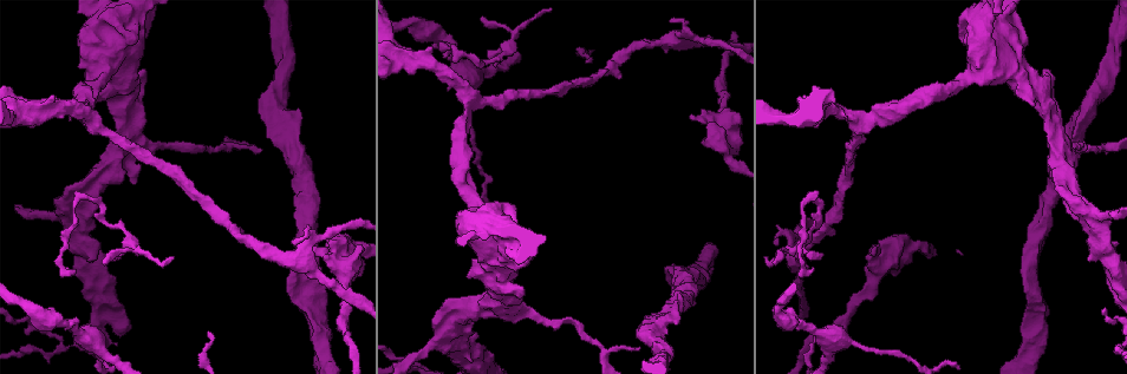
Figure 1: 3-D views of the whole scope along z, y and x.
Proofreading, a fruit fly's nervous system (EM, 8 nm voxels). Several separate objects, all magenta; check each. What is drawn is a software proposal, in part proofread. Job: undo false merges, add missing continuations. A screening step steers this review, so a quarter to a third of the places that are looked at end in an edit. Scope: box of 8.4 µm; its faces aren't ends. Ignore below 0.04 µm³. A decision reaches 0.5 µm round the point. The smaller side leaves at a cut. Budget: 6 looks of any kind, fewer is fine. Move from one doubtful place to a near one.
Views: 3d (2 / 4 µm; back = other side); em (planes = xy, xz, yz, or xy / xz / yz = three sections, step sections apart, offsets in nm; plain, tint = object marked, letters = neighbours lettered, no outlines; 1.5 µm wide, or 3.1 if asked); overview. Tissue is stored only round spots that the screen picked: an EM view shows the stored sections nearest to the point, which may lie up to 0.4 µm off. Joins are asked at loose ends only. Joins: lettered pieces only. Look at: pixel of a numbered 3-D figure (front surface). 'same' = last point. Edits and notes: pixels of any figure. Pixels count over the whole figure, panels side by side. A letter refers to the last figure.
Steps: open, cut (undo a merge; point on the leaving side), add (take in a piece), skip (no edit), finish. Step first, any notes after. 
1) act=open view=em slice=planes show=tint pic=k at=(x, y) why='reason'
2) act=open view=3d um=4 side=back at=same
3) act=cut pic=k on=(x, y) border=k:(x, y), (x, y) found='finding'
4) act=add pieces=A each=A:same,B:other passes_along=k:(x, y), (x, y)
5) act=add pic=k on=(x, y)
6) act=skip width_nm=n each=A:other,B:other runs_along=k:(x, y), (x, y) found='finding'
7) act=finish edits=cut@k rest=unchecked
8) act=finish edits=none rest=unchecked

act=open view=3d um=4 pic=1 at=(1052, 73) why='stops while still wide'

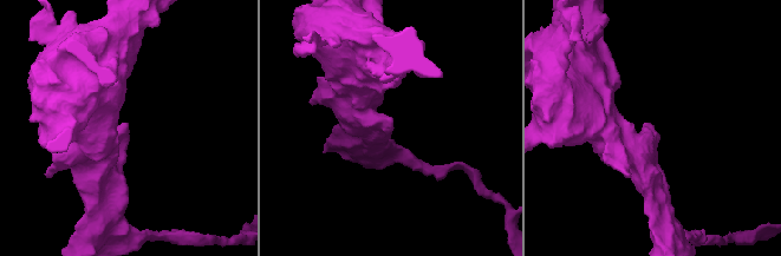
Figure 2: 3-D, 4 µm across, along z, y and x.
act=open view=em um=3.1 slice=xz step=8 show=letters pic=2 at=(655, 133) why='need the tissue'

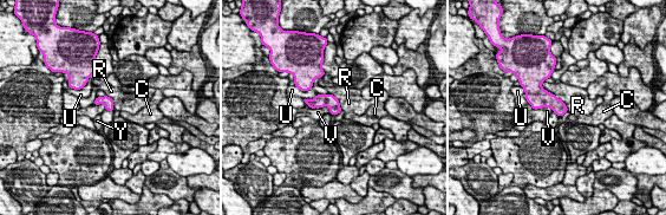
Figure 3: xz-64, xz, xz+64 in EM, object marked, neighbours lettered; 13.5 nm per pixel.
act=skip each=C:other,R:other,U:other,V:other,Y:other border=3:(309, 106), (327, 106), (330, 112) found='none of them fits'

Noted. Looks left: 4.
act=open view=em slice=planes show=letters pic=1 at=(436, 39) why='thin neck'

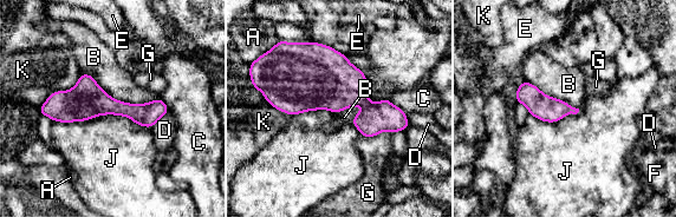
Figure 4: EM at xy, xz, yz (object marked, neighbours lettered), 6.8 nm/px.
act=skip width_nm=180 each=A:other,B:other,C:other,D:other,E:other,F:other,G:other,J:other,K:other runs_along=4:(164, 107), (59, 106), (41, 111) found='continuous, no second cell'

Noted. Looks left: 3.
act=open view=em slice=xz step=4 show=letters pic=1 at=(874, 252) why='free end'

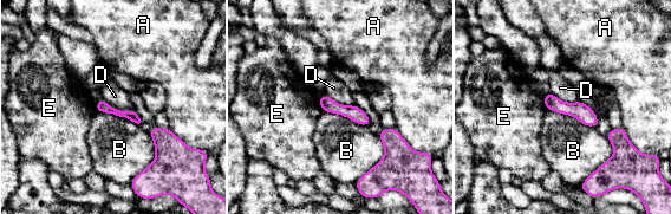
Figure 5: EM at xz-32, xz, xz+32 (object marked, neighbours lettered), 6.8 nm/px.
act=open view=em slice=planes show=letters at=same

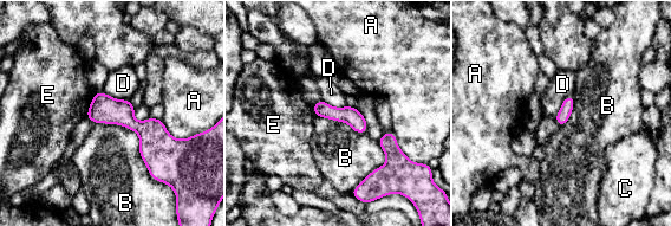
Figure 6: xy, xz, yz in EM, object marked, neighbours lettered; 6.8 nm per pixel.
act=skip width_nm=90 each=A:other,B:other,C:other,D:other,E:other runs_along=6:(96, 96), (171, 150) found='no lettered piece goes on from it'

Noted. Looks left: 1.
act=finish edits=none rest=unchecked

